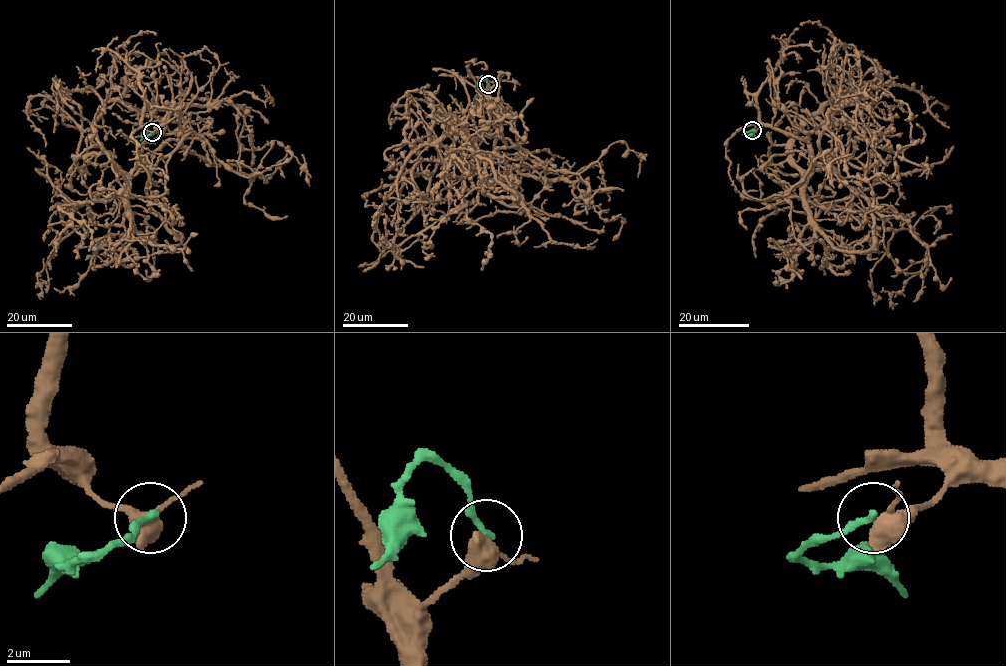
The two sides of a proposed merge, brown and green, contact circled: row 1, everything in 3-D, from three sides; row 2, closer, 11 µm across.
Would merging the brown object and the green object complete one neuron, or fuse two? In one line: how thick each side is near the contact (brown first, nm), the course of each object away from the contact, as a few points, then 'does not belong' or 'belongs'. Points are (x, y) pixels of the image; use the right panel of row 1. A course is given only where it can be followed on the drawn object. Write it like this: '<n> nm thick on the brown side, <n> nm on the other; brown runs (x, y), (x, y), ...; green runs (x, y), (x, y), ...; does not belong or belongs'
480 nm thick on the brown side, 240 nm on the other; brown runs (753, 130), (804, 139), (835, 108), (826, 76), (873, 70), (925, 112), (948, 107); green runs (752, 130), (744, 134), (756, 138); does not belong

